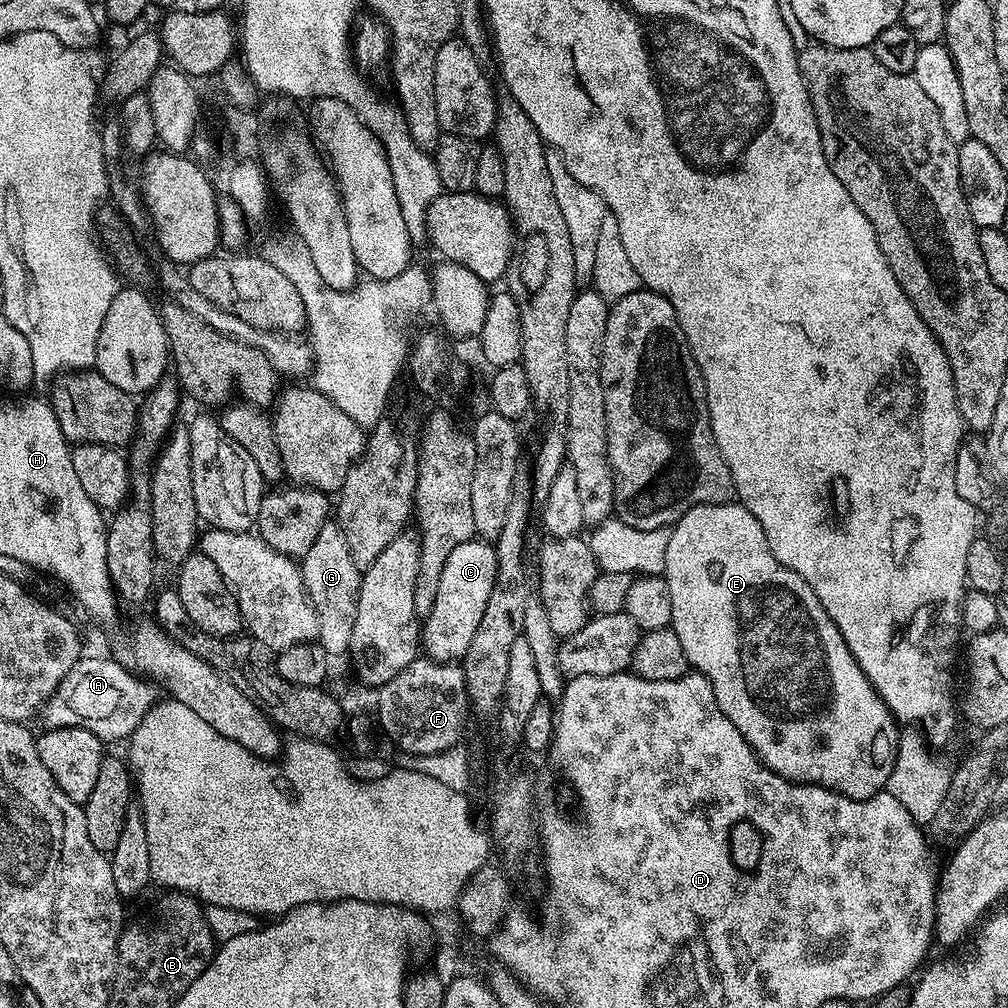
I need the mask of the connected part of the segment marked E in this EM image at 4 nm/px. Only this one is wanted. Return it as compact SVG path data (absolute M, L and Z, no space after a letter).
M739 502L699 504L686 510L679 522L671 525L662 577L668 583L670 605L673 607L670 627L674 634L678 634L678 642L682 642L682 650L686 650L689 665L707 678L722 714L726 714L726 718L730 718L730 722L738 726L738 734L746 738L748 745L756 752L756 757L770 771L787 780L793 780L796 784L821 784L824 788L855 800L865 800L885 791L899 750L901 725L858 666L854 654L850 654L838 626L834 626L830 614L826 614L822 602L818 602L818 594L814 594L814 590L810 590L810 586L802 578L798 578L794 570L782 566L782 562L774 558L766 542L766 534L762 534L762 526L758 526L758 518L754 518L750 510L746 510Z

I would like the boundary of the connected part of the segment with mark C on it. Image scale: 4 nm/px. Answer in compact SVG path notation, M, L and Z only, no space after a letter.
M473 538L462 542L462 546L454 546L450 558L446 558L446 567L442 569L434 606L422 620L422 648L427 659L442 664L463 661L466 650L470 650L470 641L478 631L478 622L482 622L497 574L498 558L489 541Z

